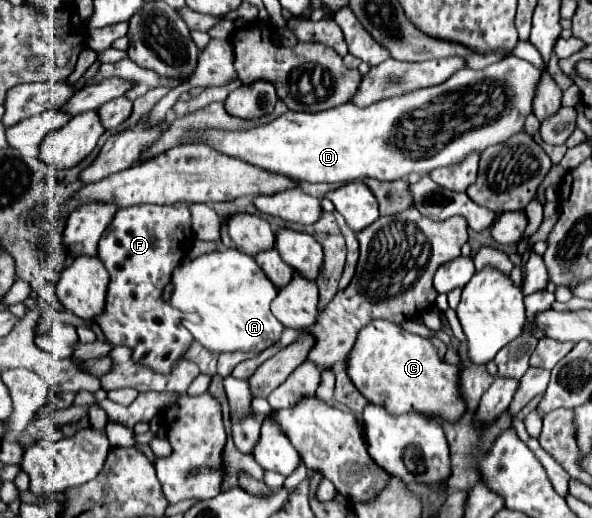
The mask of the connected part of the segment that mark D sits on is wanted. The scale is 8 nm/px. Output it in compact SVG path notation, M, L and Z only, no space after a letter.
M507 56L483 70L459 70L441 86L413 90L405 96L387 98L375 102L367 108L359 108L353 102L343 106L305 114L305 112L287 112L271 124L253 128L253 130L205 130L201 132L205 144L227 154L235 156L243 162L261 166L269 172L279 172L283 176L305 180L305 182L353 182L363 178L377 180L399 180L407 178L411 172L429 174L435 168L453 166L463 162L469 154L481 154L485 148L501 144L511 138L511 134L523 132L523 122L529 114L533 114L533 90L537 88L537 78L541 78L541 70L527 60L517 56Z

